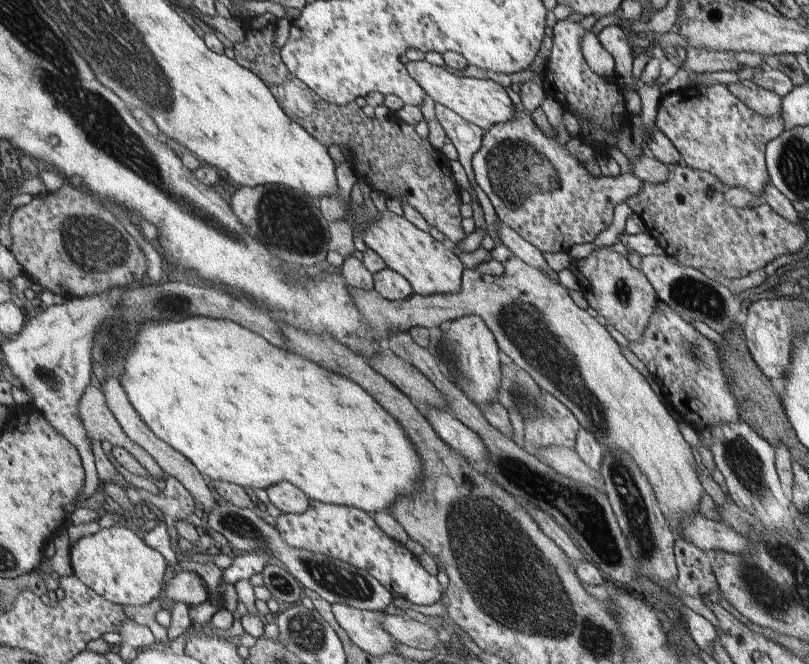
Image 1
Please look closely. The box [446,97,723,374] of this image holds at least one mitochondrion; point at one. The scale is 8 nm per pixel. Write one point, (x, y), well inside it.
(517, 170)

